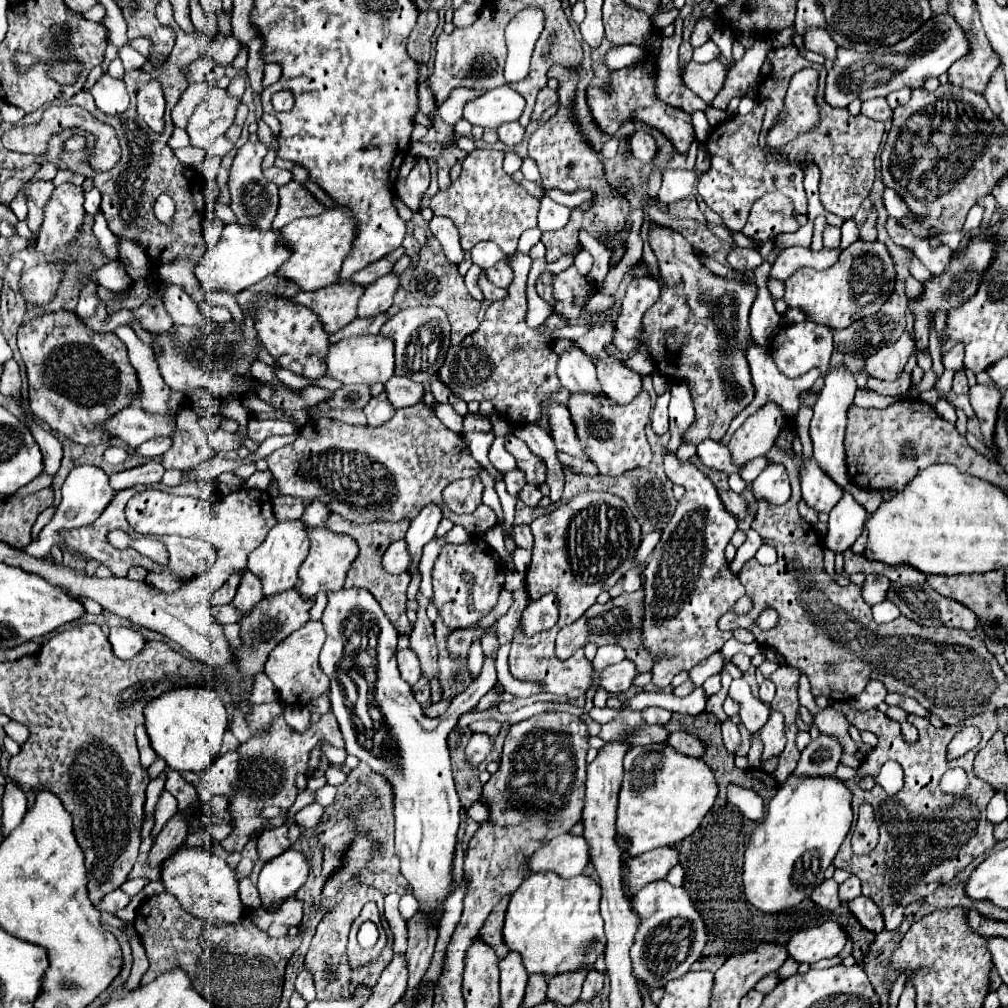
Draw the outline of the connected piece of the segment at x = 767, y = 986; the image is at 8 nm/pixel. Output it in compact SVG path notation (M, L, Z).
M773 971L773 973L765 975L765 977L755 985L755 989L757 989L757 991L761 991L761 993L769 993L769 991L773 991L773 989L775 989L777 981L779 981L779 973L777 973L777 971Z

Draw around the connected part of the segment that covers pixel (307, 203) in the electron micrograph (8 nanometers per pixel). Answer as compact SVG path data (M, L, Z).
M291 181L283 187L279 187L279 209L273 221L273 227L281 229L287 223L291 223L293 219L299 217L313 217L323 213L325 205L319 203L307 189L305 185Z

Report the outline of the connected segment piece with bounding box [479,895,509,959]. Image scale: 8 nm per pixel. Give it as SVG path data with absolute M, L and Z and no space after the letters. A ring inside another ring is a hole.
M505 895L505 897L495 905L495 909L489 913L489 917L487 917L487 921L483 923L481 933L479 933L479 935L483 937L483 941L485 941L487 945L491 945L501 959L509 953L509 949L507 949L507 945L505 945L505 941L503 941L503 921L505 921L507 905L509 905L509 895Z

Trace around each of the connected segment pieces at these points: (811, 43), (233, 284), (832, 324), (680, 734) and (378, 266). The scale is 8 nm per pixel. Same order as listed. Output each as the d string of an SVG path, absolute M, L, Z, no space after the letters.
M809 29L807 35L805 35L805 47L809 51L815 51L815 53L821 53L829 63L835 63L833 57L835 55L835 41L829 37L829 33L825 29Z
M231 223L223 229L221 241L205 253L201 263L195 267L195 277L201 283L201 289L209 293L211 289L227 289L231 293L243 291L267 275L279 271L279 267L291 257L291 247L281 241L281 231L277 229L259 229L259 227L243 227L239 223Z
M859 239L843 249L839 261L825 271L817 271L811 267L797 269L785 281L783 299L789 307L801 307L807 313L809 321L827 325L829 329L843 329L857 319L877 313L893 295L895 277L895 261L887 245L879 241Z
M677 731L677 733L671 733L669 739L667 739L669 745L673 745L675 749L679 749L681 753L687 753L687 755L695 755L695 757L703 757L707 747L703 745L703 741L691 733L685 733L685 731Z
M399 247L399 249L391 251L387 257L375 261L375 263L371 263L371 265L367 265L365 269L361 269L355 277L351 277L351 281L357 283L357 285L369 285L369 283L373 283L375 279L387 275L387 273L393 269L393 265L397 263L397 259L403 257L403 253L405 253L405 247Z

